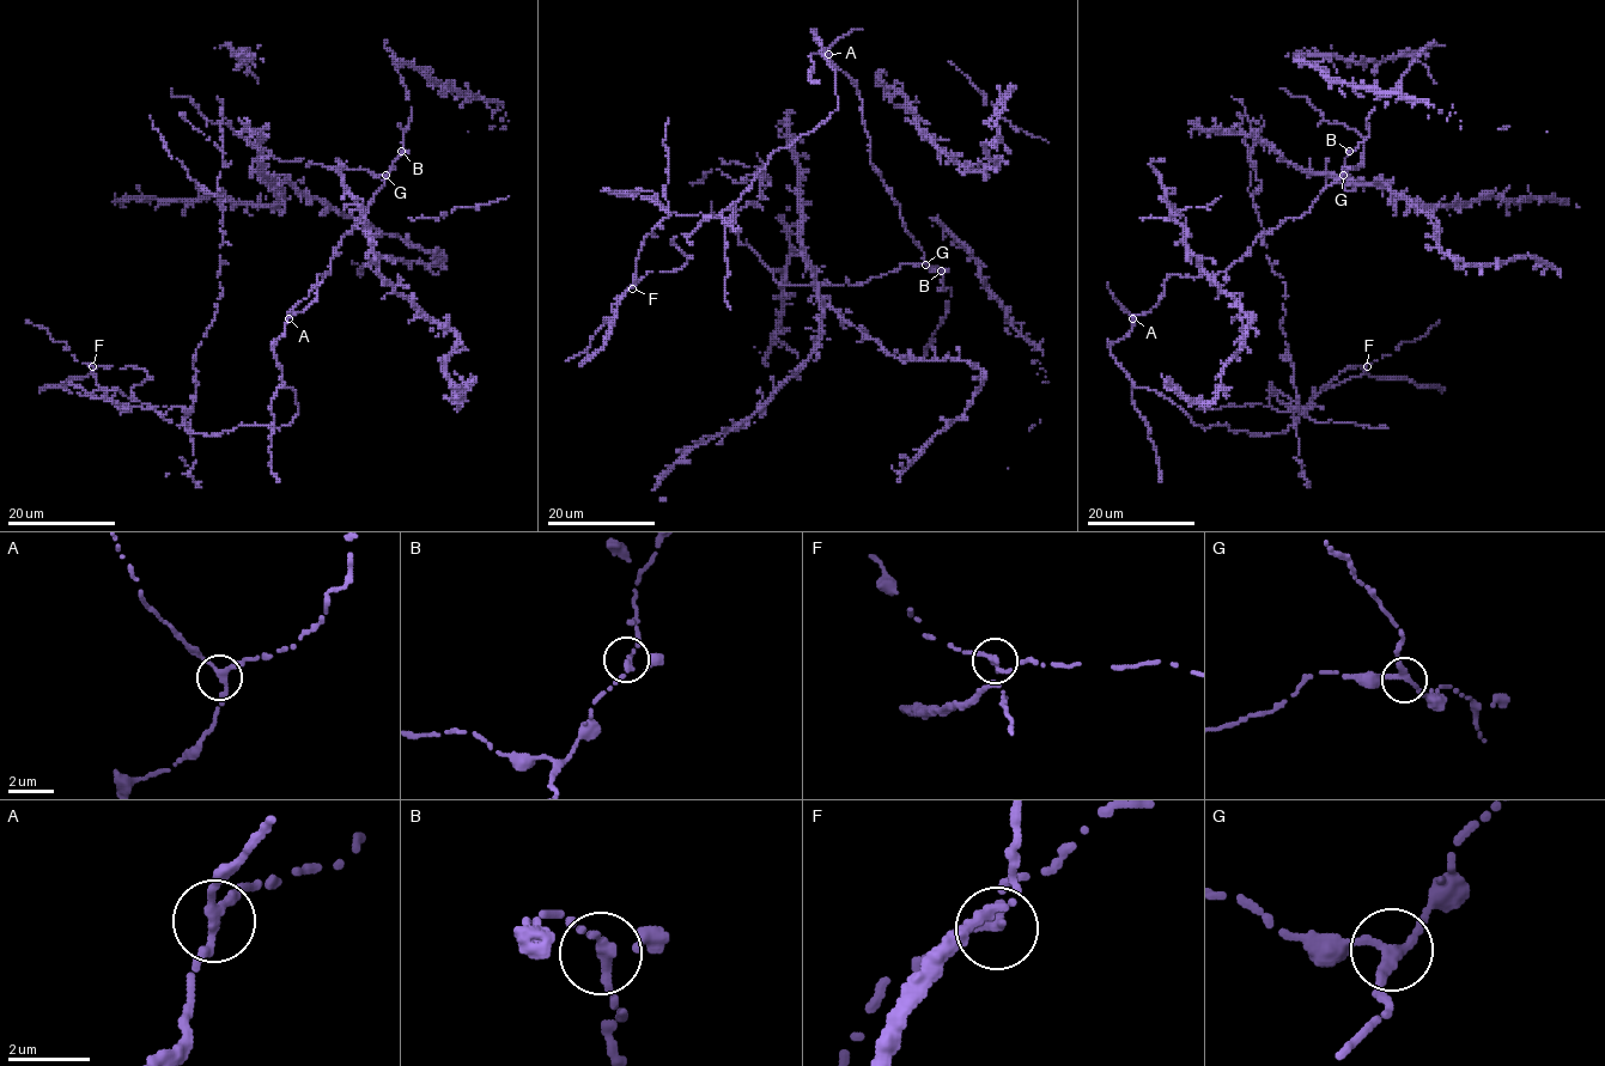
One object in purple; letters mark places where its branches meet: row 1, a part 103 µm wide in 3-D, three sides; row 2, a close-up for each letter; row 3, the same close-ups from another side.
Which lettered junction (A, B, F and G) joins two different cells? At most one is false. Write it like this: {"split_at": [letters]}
{"split_at": ["F"]}

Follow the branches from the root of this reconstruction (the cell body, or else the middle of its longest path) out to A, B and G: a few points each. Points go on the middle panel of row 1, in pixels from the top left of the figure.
A: (857, 89), (856, 83), (828, 54)
B: (857, 89), (870, 138), (871, 163), (900, 208), (906, 232), (924, 253), (924, 262), (941, 270)
G: (857, 89), (870, 138), (871, 163), (900, 208), (906, 232), (924, 253), (925, 265)

